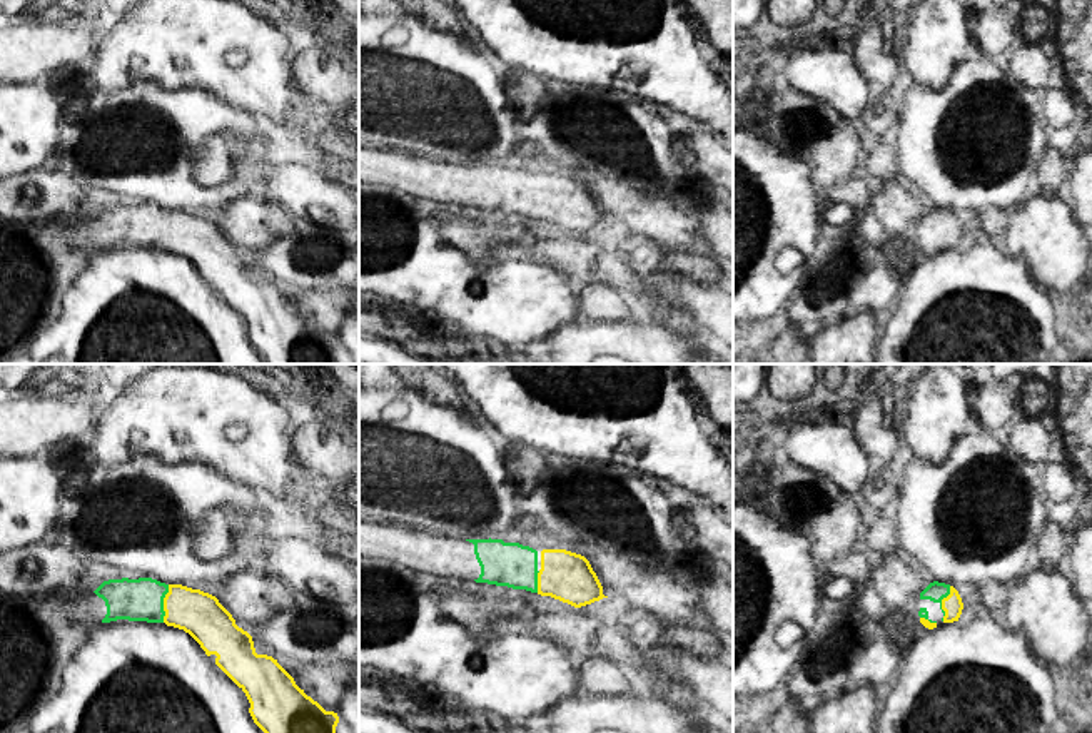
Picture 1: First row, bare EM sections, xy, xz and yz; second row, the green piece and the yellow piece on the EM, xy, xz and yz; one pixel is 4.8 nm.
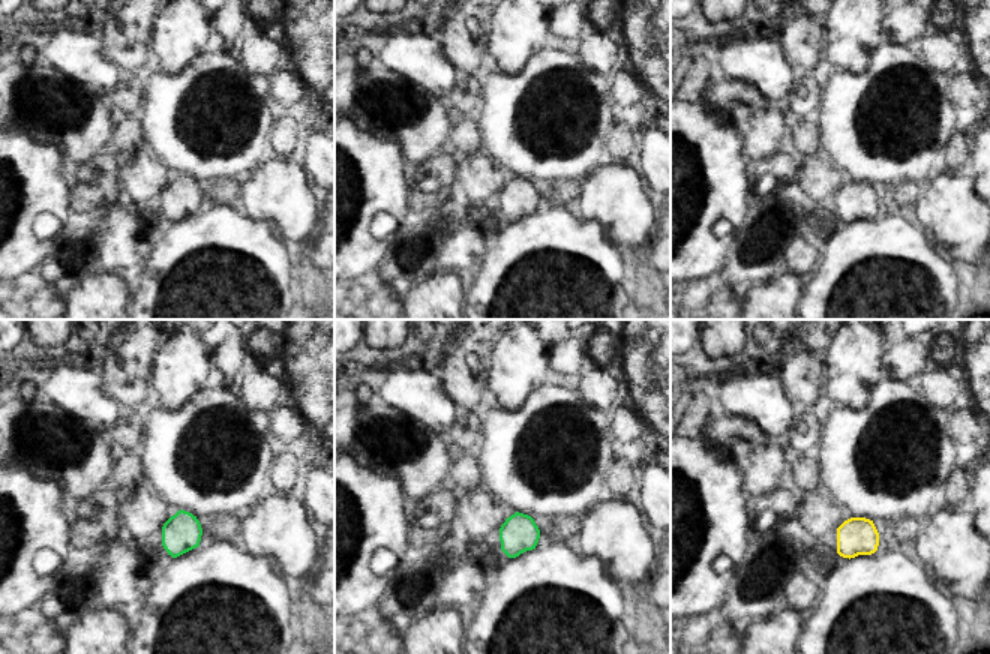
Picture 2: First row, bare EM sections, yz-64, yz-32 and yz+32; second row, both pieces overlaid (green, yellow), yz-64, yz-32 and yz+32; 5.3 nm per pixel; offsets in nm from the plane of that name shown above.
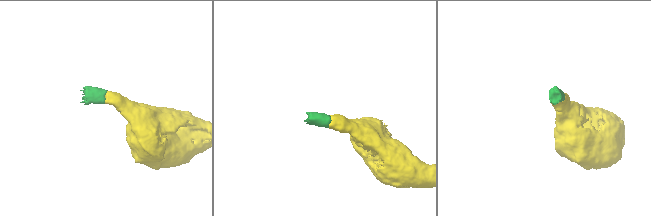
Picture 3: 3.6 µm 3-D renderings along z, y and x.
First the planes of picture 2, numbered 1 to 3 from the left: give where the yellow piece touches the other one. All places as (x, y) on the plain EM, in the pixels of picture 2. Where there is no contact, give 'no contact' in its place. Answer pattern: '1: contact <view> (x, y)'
1: no contact
2: no contact
3: no contact

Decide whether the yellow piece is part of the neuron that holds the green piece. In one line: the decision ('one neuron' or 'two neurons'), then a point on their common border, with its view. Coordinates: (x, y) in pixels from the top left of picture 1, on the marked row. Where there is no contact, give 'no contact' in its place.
one neuron | xy (162, 603)

